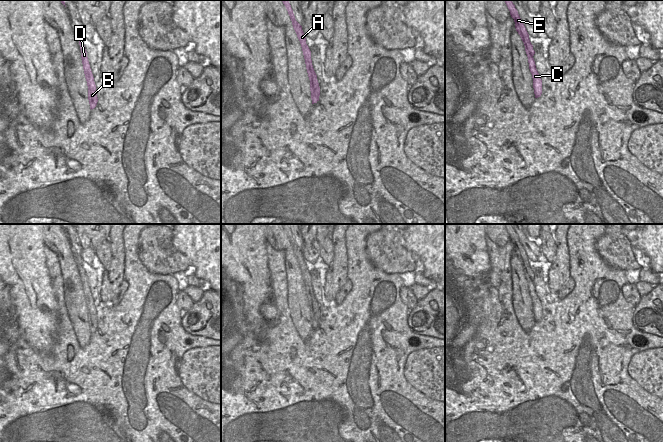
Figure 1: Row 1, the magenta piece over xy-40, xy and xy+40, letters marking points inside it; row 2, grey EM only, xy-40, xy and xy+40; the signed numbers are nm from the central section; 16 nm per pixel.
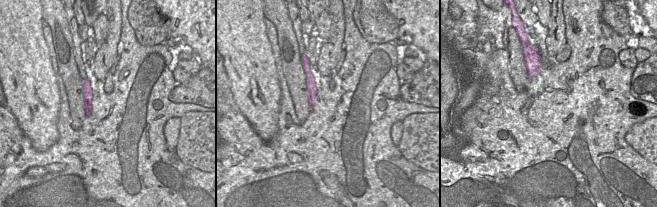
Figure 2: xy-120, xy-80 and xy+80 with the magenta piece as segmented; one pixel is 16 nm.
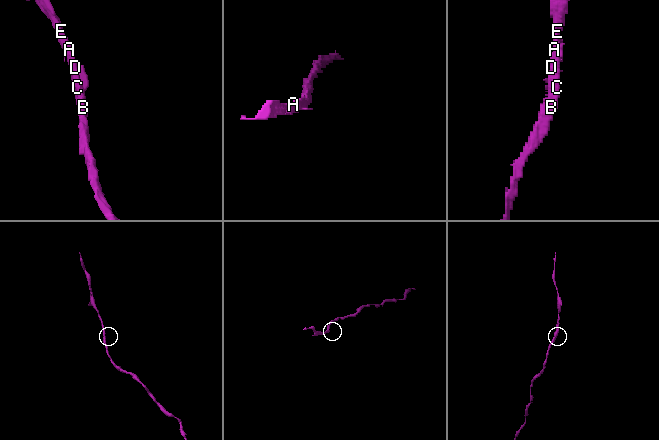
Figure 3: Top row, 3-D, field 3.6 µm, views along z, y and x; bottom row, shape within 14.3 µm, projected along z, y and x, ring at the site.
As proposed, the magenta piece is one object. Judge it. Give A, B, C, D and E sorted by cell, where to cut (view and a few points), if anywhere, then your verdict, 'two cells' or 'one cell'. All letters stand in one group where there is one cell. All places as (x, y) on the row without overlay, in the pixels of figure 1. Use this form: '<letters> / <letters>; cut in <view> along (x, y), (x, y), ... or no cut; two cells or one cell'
A B C D E; no cut; one cell

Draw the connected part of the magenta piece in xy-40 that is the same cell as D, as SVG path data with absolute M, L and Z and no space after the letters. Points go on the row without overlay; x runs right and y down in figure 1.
M79 265L79 269L80 269L81 277L82 277L81 283L82 283L84 298L85 298L85 302L86 302L87 310L88 310L88 324L90 328L90 333L92 334L96 331L97 326L98 326L97 314L96 314L96 309L94 306L94 301L90 292L90 288L88 285L85 270L83 269L81 265Z

